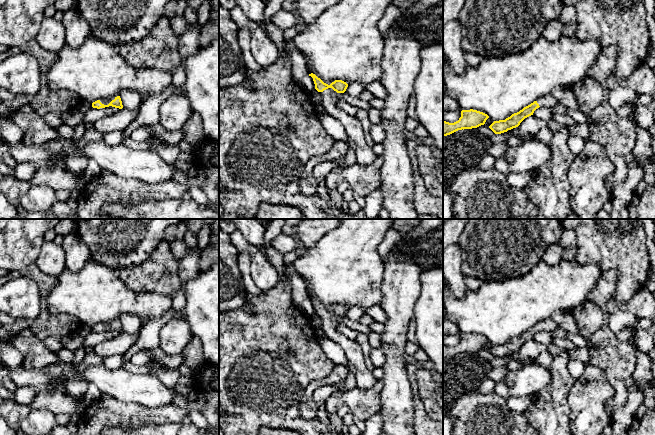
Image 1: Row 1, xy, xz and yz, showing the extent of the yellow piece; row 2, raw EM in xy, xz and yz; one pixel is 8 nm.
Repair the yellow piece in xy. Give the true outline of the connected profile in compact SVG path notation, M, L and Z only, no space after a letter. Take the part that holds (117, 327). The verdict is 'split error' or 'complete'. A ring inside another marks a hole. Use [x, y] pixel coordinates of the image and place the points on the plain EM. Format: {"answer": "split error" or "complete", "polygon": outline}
{"answer": "split error", "polygon": "M120 320L111 323L106 323L106 324L97 324L92 327L92 331L97 333L105 332L109 330L122 333L123 329Z"}

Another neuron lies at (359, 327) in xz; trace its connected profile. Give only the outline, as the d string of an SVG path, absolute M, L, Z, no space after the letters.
M346 315L344 317L336 317L336 319L340 323L347 325L348 327L356 330L359 333L369 335L369 333L371 332L368 326L366 326L360 322L352 321Z

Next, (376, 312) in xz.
M374 305L365 310L365 314L372 317L375 322L385 323L387 320L387 314L380 305Z

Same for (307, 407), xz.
M336 364L327 376L311 382L304 390L298 405L302 418L305 420L316 418L317 407L313 400L313 393L317 388L325 385L334 386L339 384L346 380L348 373L348 369L344 365Z

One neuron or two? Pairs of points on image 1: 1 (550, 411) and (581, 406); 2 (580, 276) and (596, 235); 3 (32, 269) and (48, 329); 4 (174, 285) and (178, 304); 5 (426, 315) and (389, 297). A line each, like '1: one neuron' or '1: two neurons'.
1: two neurons
2: two neurons
3: one neuron
4: two neurons
5: two neurons

